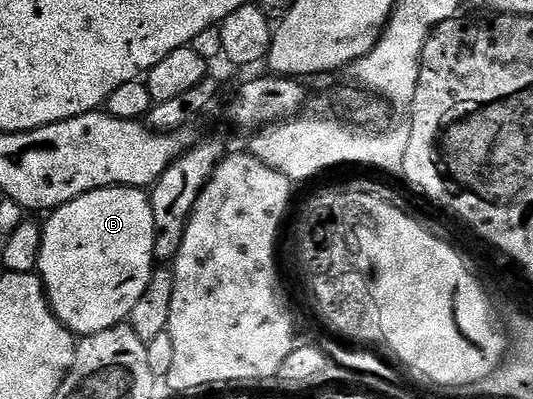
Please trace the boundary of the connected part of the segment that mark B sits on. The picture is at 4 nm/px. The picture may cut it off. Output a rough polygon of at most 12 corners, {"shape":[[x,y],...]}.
{"shape":[[86,192],[36,270],[76,336],[121,325],[157,265],[151,197]]}

